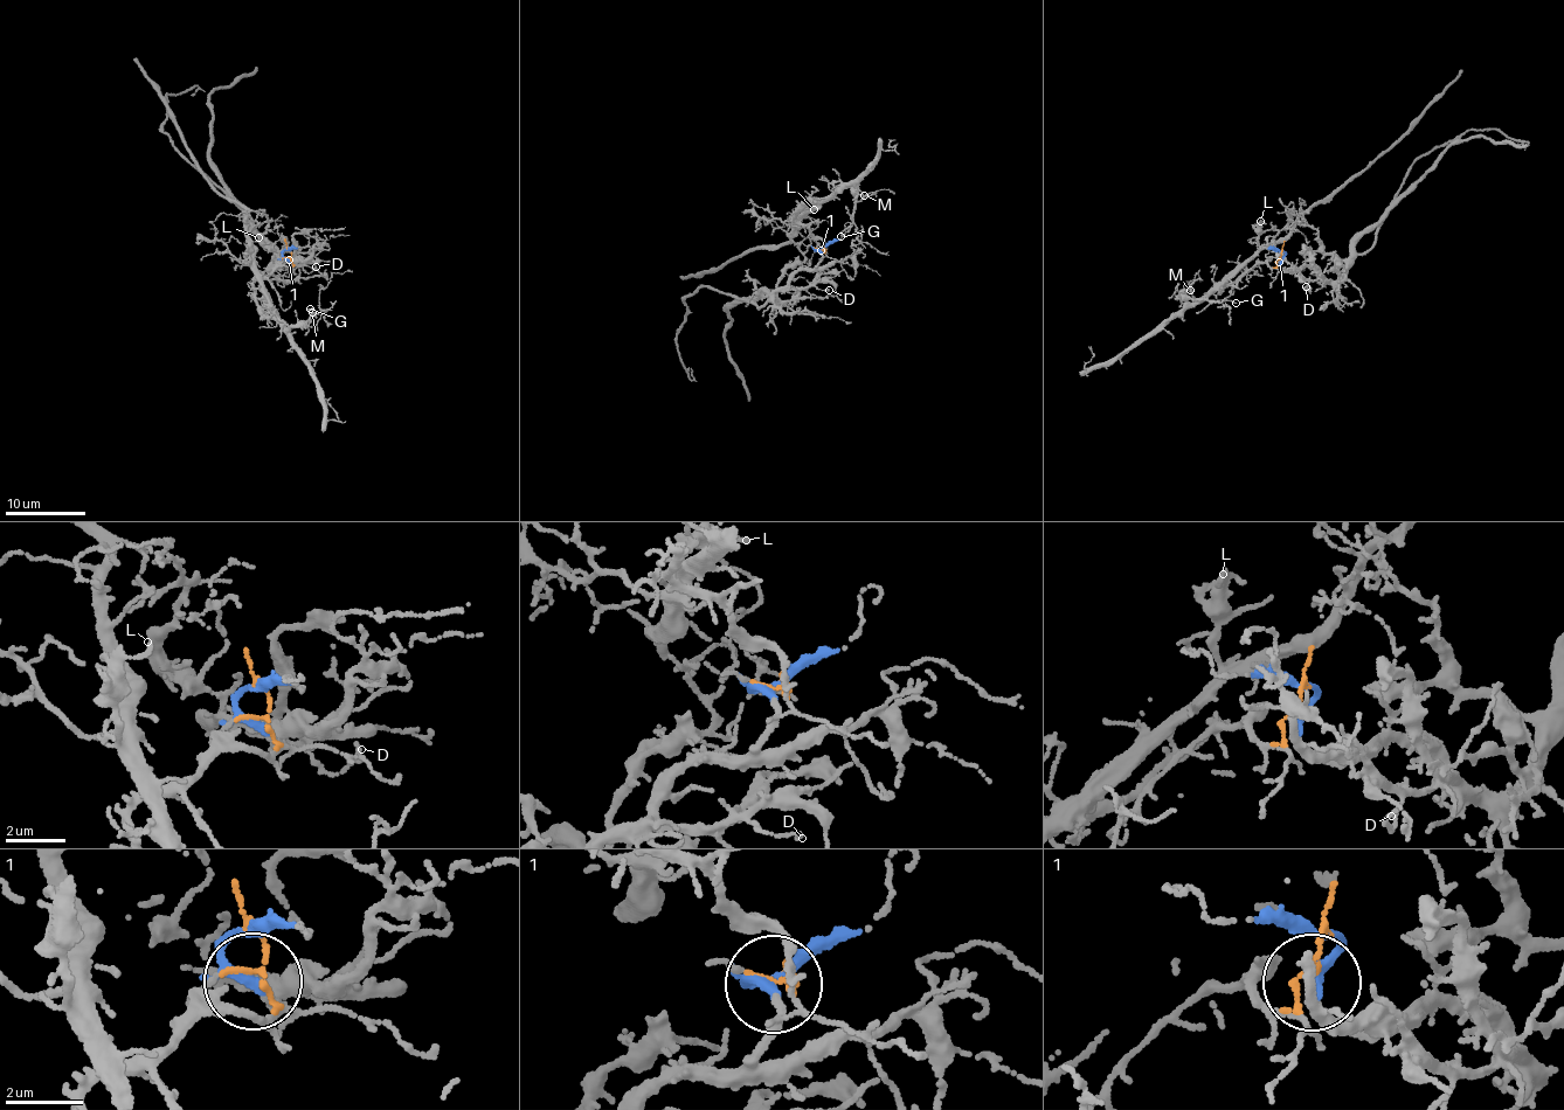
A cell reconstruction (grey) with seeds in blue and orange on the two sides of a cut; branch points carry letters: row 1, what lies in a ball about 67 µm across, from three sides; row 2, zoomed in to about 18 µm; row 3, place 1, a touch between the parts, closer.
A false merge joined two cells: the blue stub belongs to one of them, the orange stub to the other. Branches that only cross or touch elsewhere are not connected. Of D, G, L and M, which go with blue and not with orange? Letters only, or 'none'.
D

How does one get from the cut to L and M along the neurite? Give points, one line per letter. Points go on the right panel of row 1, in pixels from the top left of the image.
L: (1282, 251), (1273, 266), (1266, 259), (1258, 262), (1259, 221)
M: (1282, 251), (1270, 266), (1254, 257), (1191, 303), (1182, 296), (1194, 298), (1189, 291)

